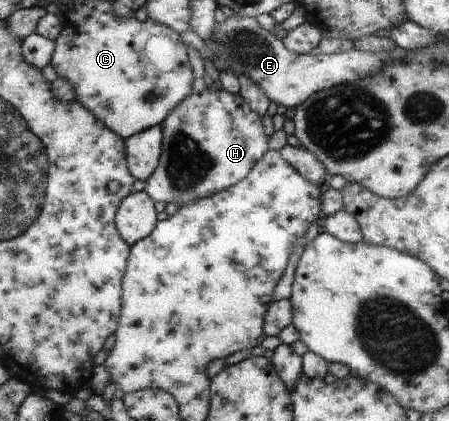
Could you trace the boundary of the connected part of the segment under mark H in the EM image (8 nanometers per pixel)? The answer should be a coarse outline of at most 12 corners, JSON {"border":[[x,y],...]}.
{"border":[[192,93],[163,122],[144,188],[182,206],[243,181],[268,150],[240,93]]}

